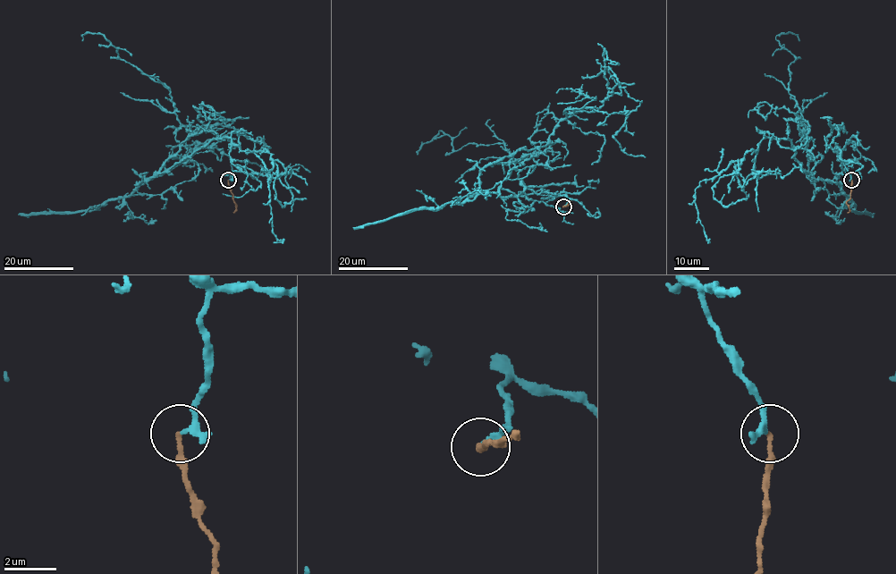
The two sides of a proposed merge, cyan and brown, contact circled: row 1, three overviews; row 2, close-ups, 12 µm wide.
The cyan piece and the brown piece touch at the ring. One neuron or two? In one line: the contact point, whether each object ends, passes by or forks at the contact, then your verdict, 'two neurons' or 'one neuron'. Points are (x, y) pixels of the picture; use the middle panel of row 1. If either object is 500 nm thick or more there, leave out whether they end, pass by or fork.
place (563, 206); cyan passes by; brown ends; one neuron

